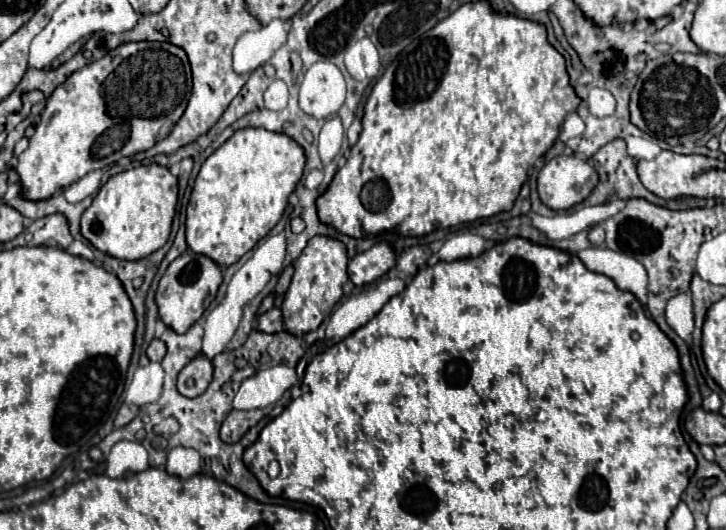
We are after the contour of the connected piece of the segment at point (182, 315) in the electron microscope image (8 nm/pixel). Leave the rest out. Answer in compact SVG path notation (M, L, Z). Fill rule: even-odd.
M186 251L178 259L170 263L164 277L160 279L158 291L156 291L156 303L160 309L160 319L172 327L176 333L186 333L190 325L194 325L202 313L208 309L208 305L214 301L218 287L222 283L222 269L216 265L210 257Z

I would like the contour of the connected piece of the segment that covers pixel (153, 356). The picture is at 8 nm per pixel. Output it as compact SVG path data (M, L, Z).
M152 339L152 343L150 343L150 347L148 347L146 353L148 353L150 361L162 361L164 355L166 355L166 345L164 345L164 341L162 341L162 339Z

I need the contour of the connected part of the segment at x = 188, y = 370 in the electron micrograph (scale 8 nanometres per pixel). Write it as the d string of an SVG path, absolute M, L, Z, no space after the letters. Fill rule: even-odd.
M198 355L196 359L192 359L178 375L178 391L184 397L198 397L202 395L210 381L212 381L212 373L214 373L214 365L212 359L208 359L206 355Z

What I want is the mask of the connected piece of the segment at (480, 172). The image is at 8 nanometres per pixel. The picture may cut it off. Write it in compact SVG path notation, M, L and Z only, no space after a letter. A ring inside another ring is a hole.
M474 1L460 5L452 15L442 19L430 31L426 31L420 39L412 41L384 71L384 75L372 87L372 93L366 101L364 117L362 117L362 133L358 143L352 147L352 153L344 167L334 175L328 191L316 201L320 221L336 227L340 233L350 237L368 237L382 233L400 233L400 235L426 235L434 229L454 227L466 221L476 221L482 217L492 217L500 211L512 209L522 183L528 177L528 169L534 165L538 157L542 157L558 139L560 125L564 117L578 109L580 97L570 85L570 77L566 71L566 59L548 43L546 27L538 21L522 19L510 13L496 13L488 1Z

